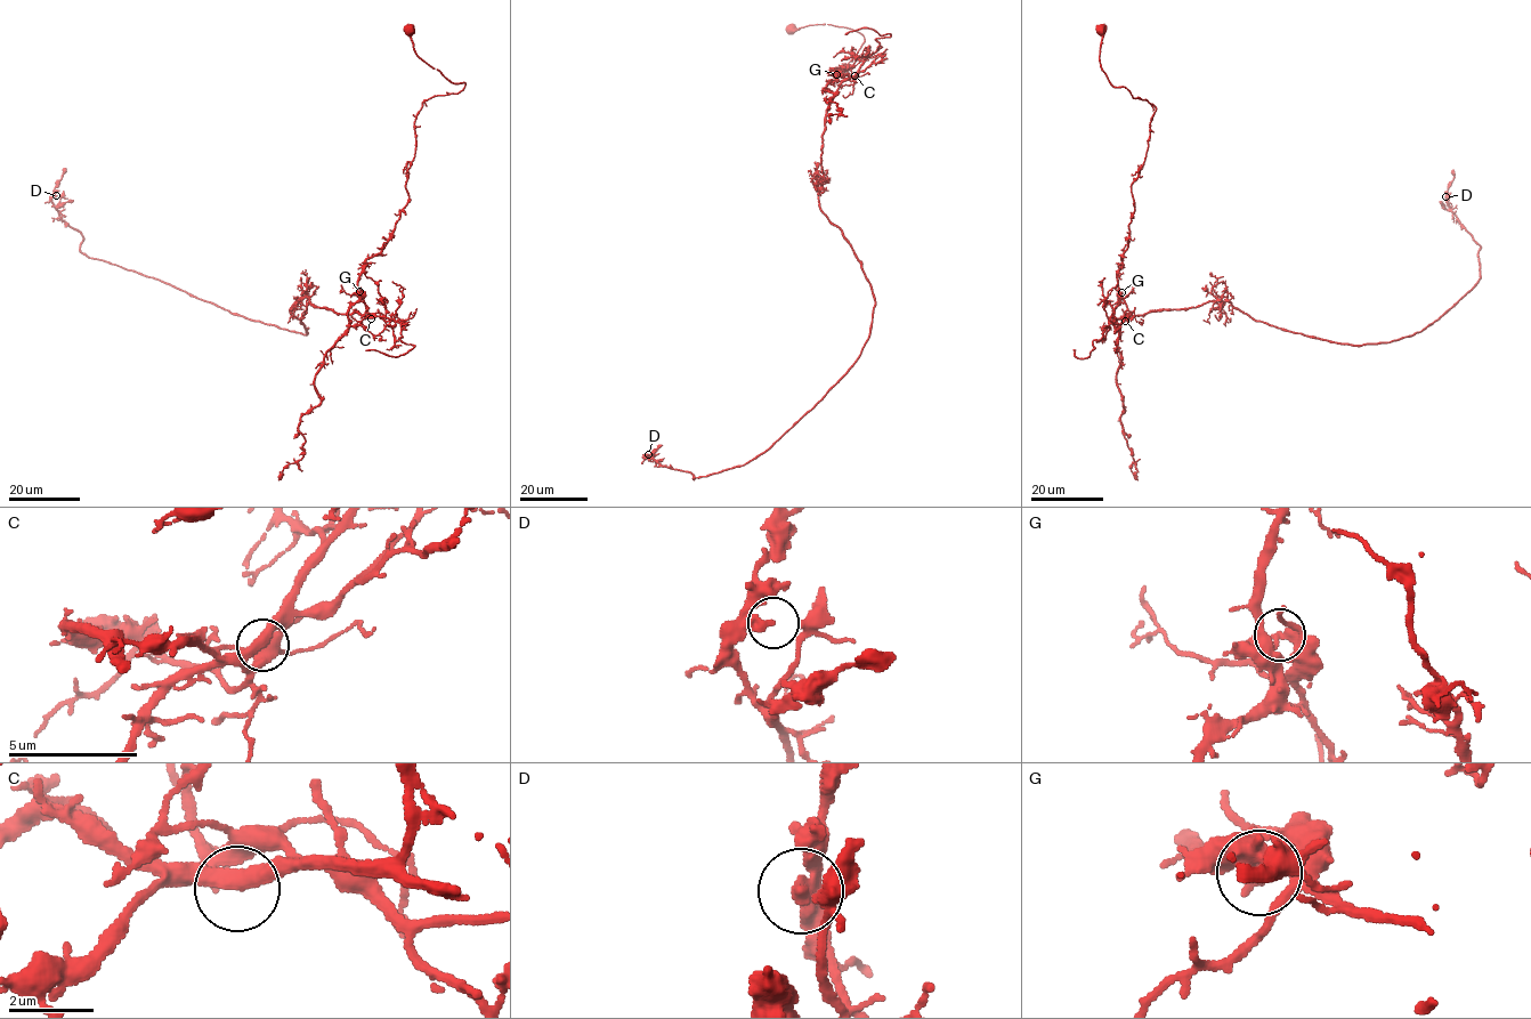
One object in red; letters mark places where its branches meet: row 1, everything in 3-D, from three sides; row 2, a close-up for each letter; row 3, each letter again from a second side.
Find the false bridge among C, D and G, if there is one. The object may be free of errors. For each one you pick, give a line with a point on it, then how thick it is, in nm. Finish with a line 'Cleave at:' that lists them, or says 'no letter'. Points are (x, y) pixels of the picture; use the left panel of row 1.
G: at (359, 291); 320 nm thick
Cleave at: G

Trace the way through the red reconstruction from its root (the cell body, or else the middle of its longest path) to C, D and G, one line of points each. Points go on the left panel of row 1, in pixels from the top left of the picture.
C: (301, 298), (310, 298), (314, 306), (371, 318)
D: (301, 298), (289, 310), (306, 334), (88, 257), (81, 235), (51, 202), (56, 195)
G: (301, 298), (310, 298), (314, 306), (333, 312), (367, 316), (361, 291)

